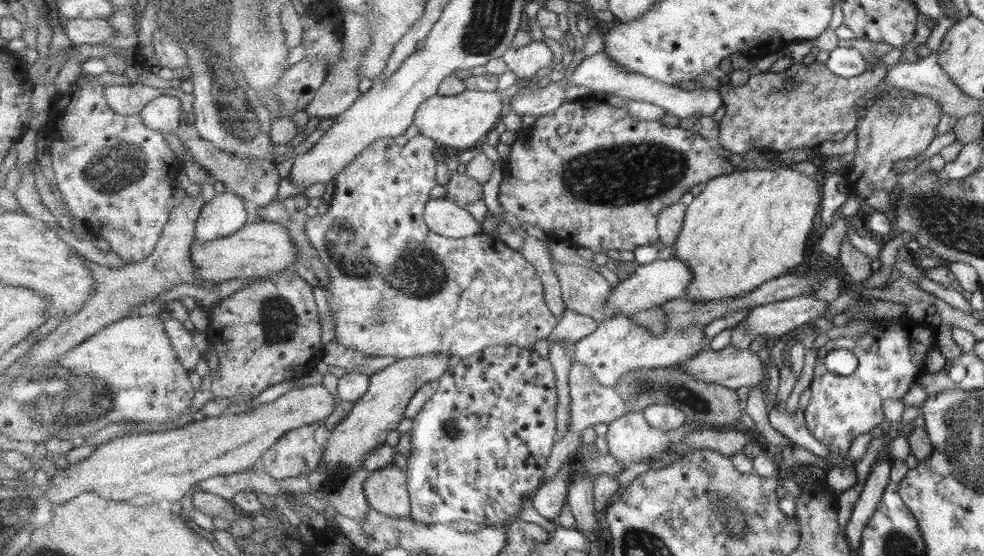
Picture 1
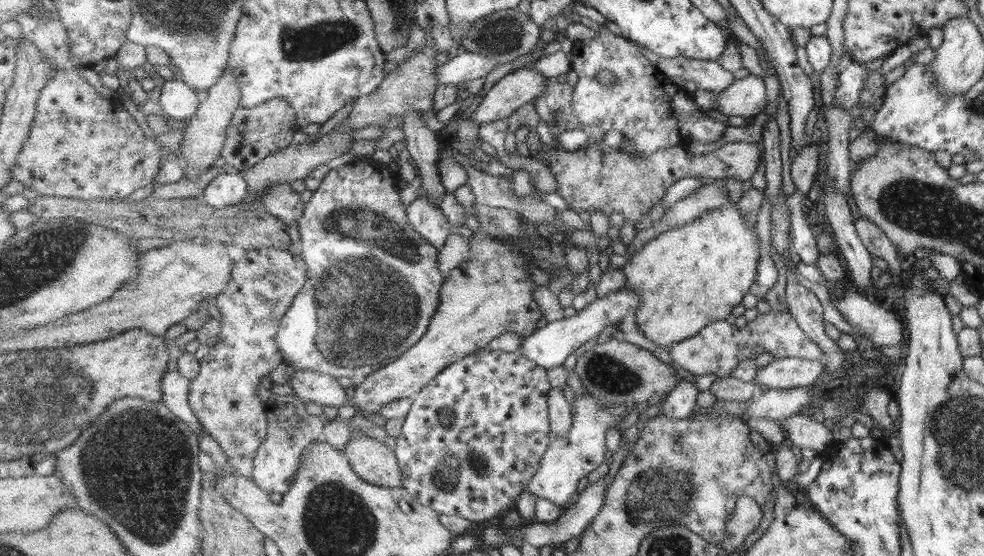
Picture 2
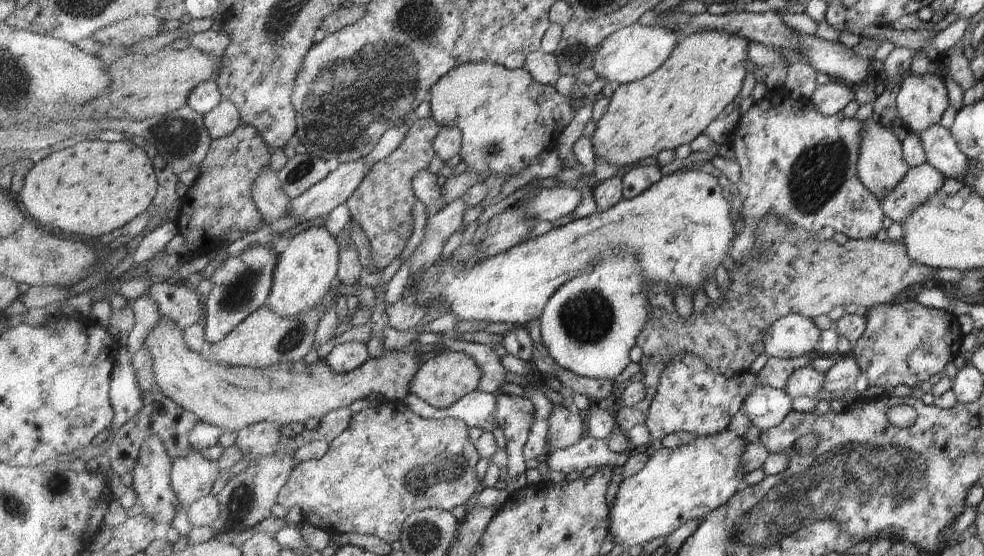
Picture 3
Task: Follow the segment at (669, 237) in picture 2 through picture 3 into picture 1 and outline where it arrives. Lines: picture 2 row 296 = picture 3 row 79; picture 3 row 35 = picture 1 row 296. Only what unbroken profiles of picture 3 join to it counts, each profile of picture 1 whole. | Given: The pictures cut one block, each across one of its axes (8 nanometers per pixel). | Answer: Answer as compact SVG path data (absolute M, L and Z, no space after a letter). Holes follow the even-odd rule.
M780 166L775 170L756 167L754 169L737 169L729 174L724 174L707 181L702 192L693 198L693 201L688 205L683 230L681 230L679 238L677 238L677 242L673 244L673 256L689 263L691 269L693 269L693 273L695 273L695 280L687 286L686 294L689 297L693 297L695 301L721 301L725 297L742 296L743 293L751 292L753 289L758 288L763 282L784 275L787 273L787 270L799 266L803 262L807 234L811 230L813 218L815 218L817 208L819 208L819 202L821 200L820 186L821 175L819 173L807 175L803 172L792 170L787 166Z

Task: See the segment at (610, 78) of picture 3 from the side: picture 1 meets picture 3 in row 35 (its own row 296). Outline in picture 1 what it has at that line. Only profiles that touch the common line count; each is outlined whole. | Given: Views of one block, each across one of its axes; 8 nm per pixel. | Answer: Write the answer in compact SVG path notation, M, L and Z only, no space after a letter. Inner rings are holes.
M673 257L672 259L657 259L646 265L639 265L633 276L619 281L613 288L611 300L607 305L611 309L619 309L619 314L627 316L639 313L643 309L663 305L663 303L686 295L687 286L695 280L695 273L689 263Z

